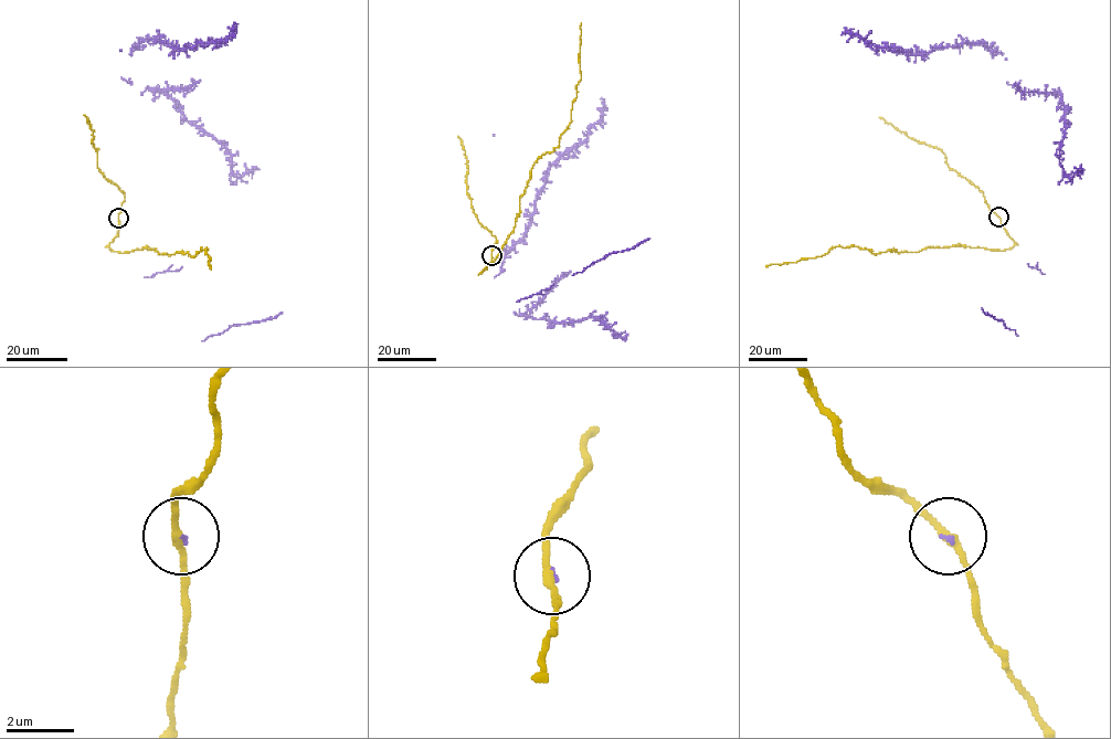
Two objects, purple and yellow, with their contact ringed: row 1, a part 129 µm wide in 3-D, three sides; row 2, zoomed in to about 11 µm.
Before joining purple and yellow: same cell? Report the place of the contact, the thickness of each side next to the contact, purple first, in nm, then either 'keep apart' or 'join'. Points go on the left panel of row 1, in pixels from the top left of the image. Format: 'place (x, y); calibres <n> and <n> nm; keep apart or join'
place (118, 218); calibres 70 and 240 nm; join

